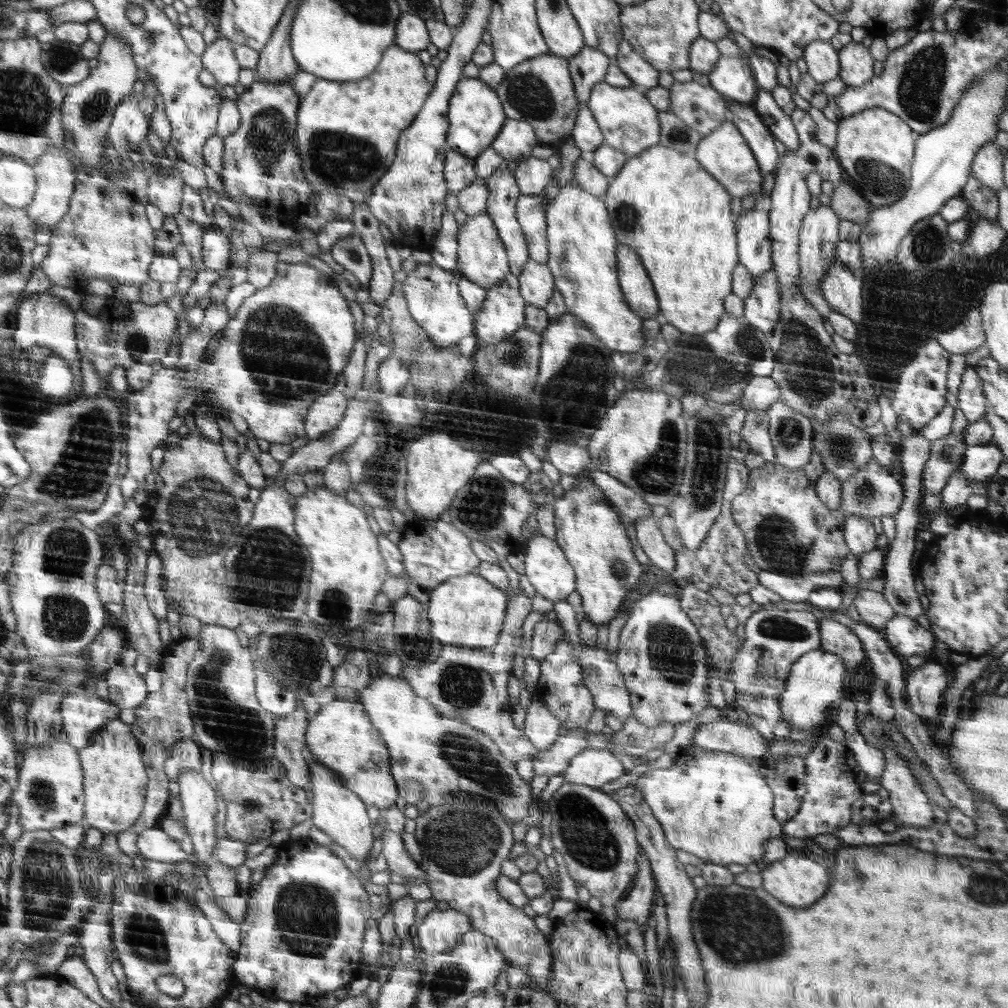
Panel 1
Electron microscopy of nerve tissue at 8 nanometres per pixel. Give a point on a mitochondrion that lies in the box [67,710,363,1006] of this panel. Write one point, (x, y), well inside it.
(305, 914)

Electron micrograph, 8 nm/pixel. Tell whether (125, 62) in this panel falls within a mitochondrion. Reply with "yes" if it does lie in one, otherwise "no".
no

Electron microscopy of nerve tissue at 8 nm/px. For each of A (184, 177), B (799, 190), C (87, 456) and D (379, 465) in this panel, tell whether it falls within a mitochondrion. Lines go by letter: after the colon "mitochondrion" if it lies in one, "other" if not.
A: other
B: other
C: mitochondrion
D: other

